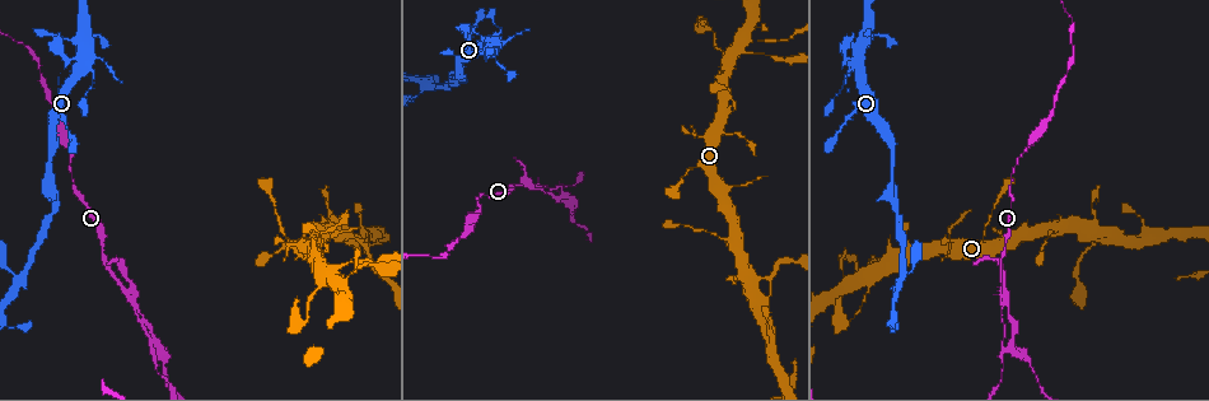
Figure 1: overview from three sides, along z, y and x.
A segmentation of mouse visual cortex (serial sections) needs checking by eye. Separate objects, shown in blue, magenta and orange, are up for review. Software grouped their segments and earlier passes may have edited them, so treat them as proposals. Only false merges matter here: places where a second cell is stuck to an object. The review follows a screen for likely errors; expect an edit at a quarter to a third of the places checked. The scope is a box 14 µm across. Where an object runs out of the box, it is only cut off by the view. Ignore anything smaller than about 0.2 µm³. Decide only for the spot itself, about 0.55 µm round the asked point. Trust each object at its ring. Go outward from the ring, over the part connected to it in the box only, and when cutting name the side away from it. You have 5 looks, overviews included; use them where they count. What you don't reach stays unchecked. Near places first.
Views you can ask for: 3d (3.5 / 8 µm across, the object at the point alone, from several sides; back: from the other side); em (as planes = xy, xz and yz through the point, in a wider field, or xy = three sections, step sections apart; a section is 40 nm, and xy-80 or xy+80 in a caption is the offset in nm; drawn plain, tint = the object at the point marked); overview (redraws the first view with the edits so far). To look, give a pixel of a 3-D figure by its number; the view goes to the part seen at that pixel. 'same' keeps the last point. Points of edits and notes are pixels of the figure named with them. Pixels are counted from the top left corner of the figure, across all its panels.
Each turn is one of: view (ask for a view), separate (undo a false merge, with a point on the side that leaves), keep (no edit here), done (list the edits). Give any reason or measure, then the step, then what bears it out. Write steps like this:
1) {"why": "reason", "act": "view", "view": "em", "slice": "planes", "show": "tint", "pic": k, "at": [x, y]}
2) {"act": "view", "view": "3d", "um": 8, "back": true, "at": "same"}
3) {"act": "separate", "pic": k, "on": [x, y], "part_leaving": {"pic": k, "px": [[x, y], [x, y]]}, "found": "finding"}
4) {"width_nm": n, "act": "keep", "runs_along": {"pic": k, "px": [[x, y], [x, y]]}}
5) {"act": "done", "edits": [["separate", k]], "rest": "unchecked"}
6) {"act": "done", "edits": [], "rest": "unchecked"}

{"act": "view", "view": "3d", "um": 8, "pic": 1, "at": [565, 195]}

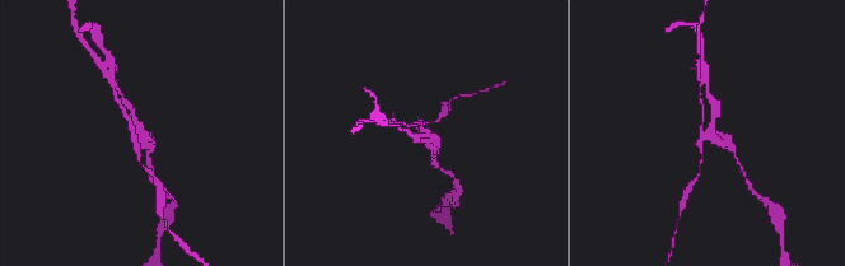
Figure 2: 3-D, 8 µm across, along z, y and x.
{"why": "now the EM", "act": "view", "view": "em", "slice": "xy", "step": 1, "show": "tint", "pic": 2, "at": [712, 136]}

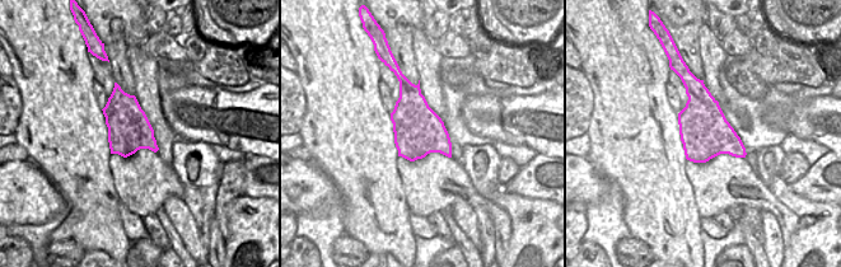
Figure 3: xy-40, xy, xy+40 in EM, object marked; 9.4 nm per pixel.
{"arm_widths_nm": [100, 200, 250], "act": "separate", "pic": 2, "on": [99, 40], "found": "two cells meet here"}

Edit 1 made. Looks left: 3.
{"why": "see it whole again", "act": "view", "view": "overview"}

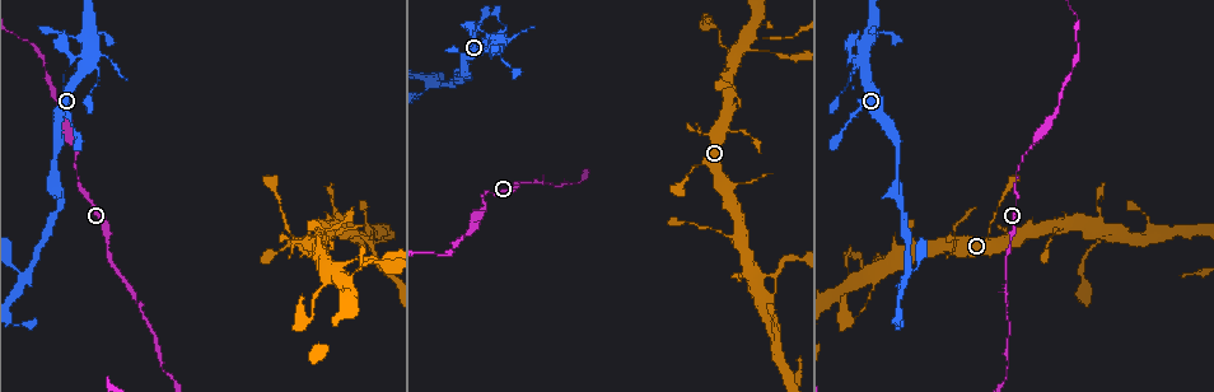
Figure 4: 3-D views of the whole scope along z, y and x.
{"why": "a narrow waist", "act": "view", "view": "em", "slice": "xy", "step": 1, "show": "tint", "pic": 4, "at": [909, 273]}

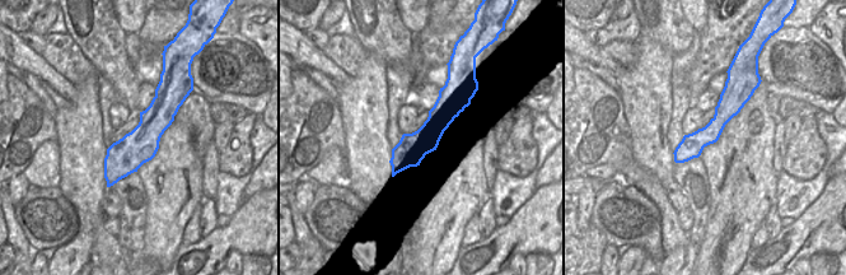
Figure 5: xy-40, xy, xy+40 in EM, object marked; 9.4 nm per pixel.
{"why": "see where the arms go", "act": "view", "view": "3d", "um": 3.5, "at": "same"}

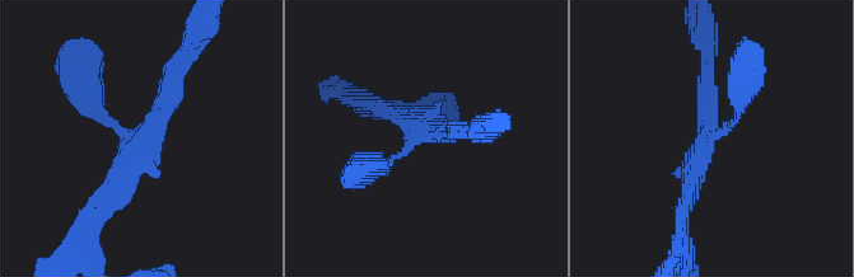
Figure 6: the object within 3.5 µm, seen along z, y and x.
{"arm_widths_nm": [150, 250, 250], "act": "keep", "runs_along": {"pic": 5, "px": [[159, 91], [158, 117], [110, 182]]}, "found": "all the same cell"}

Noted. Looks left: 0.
{"act": "done", "edits": [["separate", 2]], "rest": "unchecked"}

